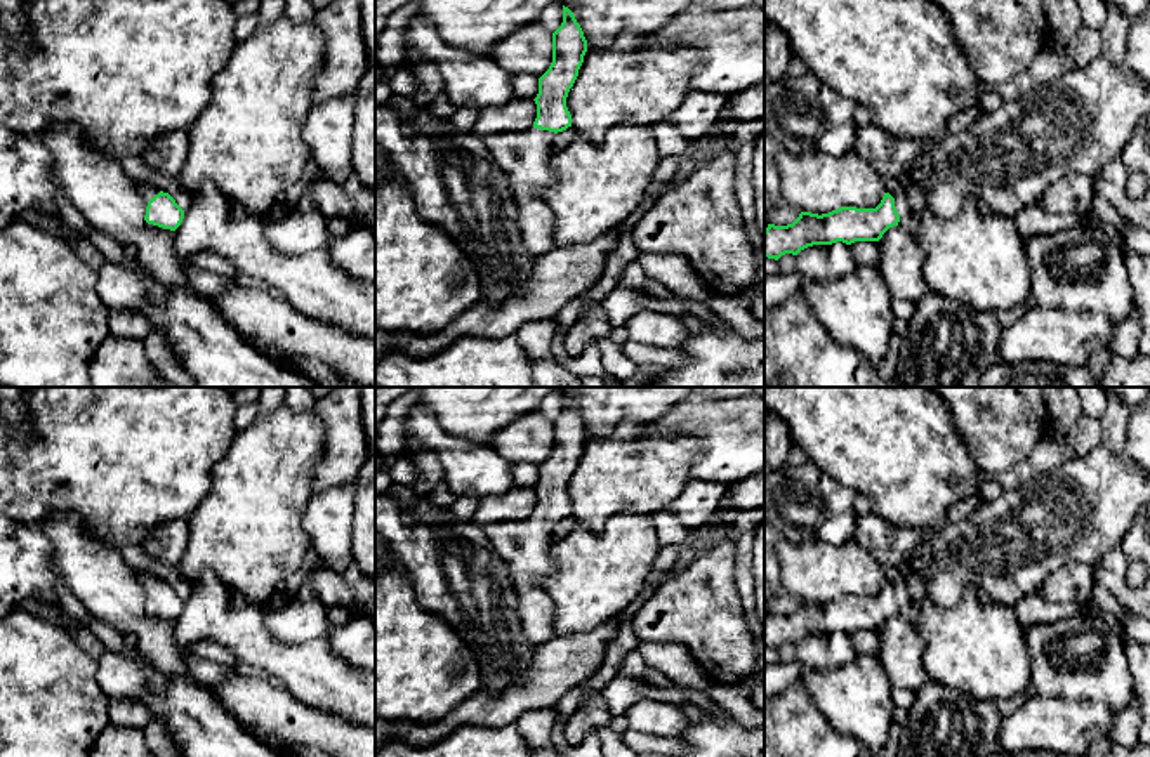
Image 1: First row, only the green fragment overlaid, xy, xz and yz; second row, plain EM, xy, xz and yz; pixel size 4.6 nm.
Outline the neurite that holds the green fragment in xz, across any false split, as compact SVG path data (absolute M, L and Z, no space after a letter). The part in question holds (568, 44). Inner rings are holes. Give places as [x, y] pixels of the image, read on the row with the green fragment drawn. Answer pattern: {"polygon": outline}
{"polygon": "M563 5L563 23L552 33L552 63L549 69L539 78L539 94L533 99L537 104L537 118L533 128L526 134L490 134L483 135L483 142L497 165L507 174L512 198L518 208L518 226L523 241L530 253L542 257L556 248L552 238L554 215L542 200L542 191L556 184L556 174L551 167L551 144L558 132L572 127L572 115L566 108L566 97L573 87L578 69L587 52L587 40L573 12Z"}

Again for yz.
{"polygon": "M1096 57L1084 68L1074 68L1060 78L1037 85L1028 94L1004 101L994 113L985 113L971 128L938 135L936 144L929 144L919 156L919 165L933 177L933 186L922 186L903 179L902 191L893 198L884 193L876 208L841 207L829 214L801 212L799 217L787 226L768 224L764 229L764 257L778 260L785 253L797 255L813 245L832 245L843 241L879 241L882 234L898 226L907 214L919 215L931 210L938 219L955 217L968 198L978 200L983 215L997 215L1015 219L1023 208L1037 205L1046 188L1058 182L1068 174L1094 175L1105 163L1122 156L1124 148L1134 135L1136 127L1150 115L1150 83L1133 75L1124 63L1112 63L1107 57Z"}

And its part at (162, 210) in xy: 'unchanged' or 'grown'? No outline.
grown

